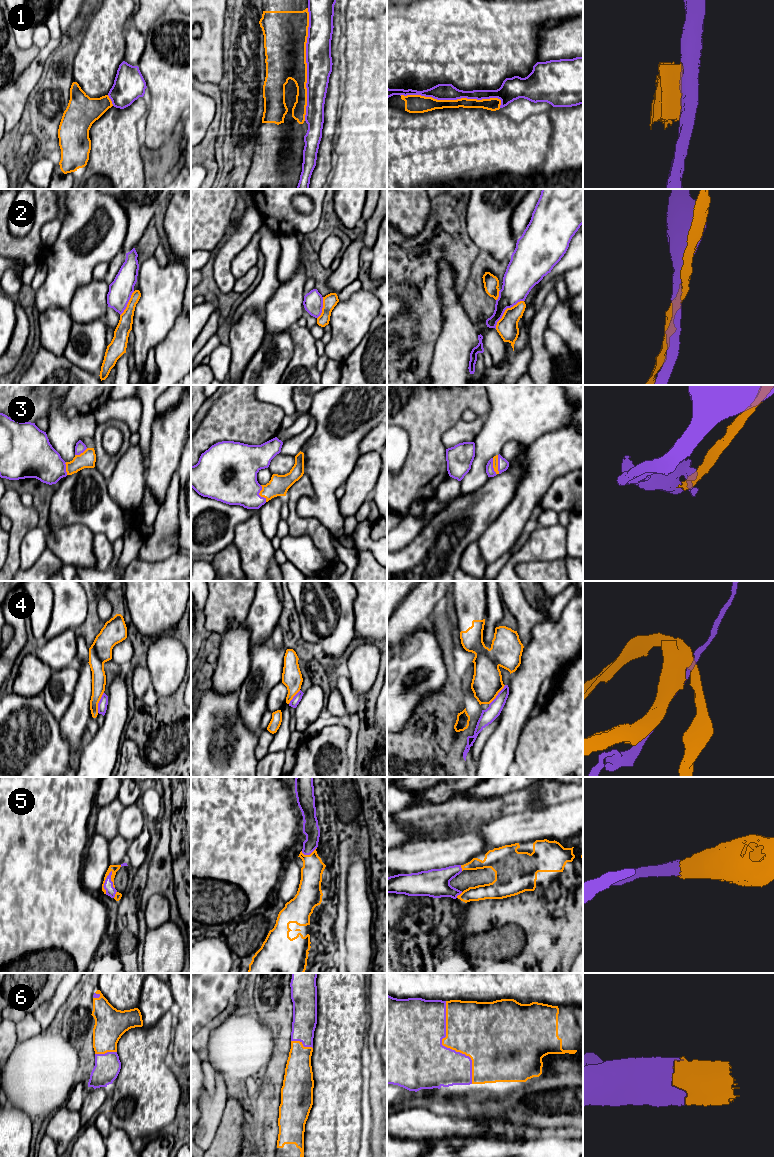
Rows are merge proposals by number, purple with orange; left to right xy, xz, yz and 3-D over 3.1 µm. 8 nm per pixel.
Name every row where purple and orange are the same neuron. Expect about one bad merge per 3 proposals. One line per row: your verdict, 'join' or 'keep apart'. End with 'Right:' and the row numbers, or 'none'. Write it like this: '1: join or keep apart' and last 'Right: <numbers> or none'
1: keep apart
2: keep apart
3: join
4: keep apart
5: join
6: join
Right: 3, 5, 6

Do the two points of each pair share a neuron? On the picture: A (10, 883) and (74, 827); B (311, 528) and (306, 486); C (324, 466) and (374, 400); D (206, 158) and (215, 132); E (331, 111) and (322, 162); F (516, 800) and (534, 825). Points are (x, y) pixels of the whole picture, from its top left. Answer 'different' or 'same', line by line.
A: same
B: same
C: same
D: same
E: same
F: different

